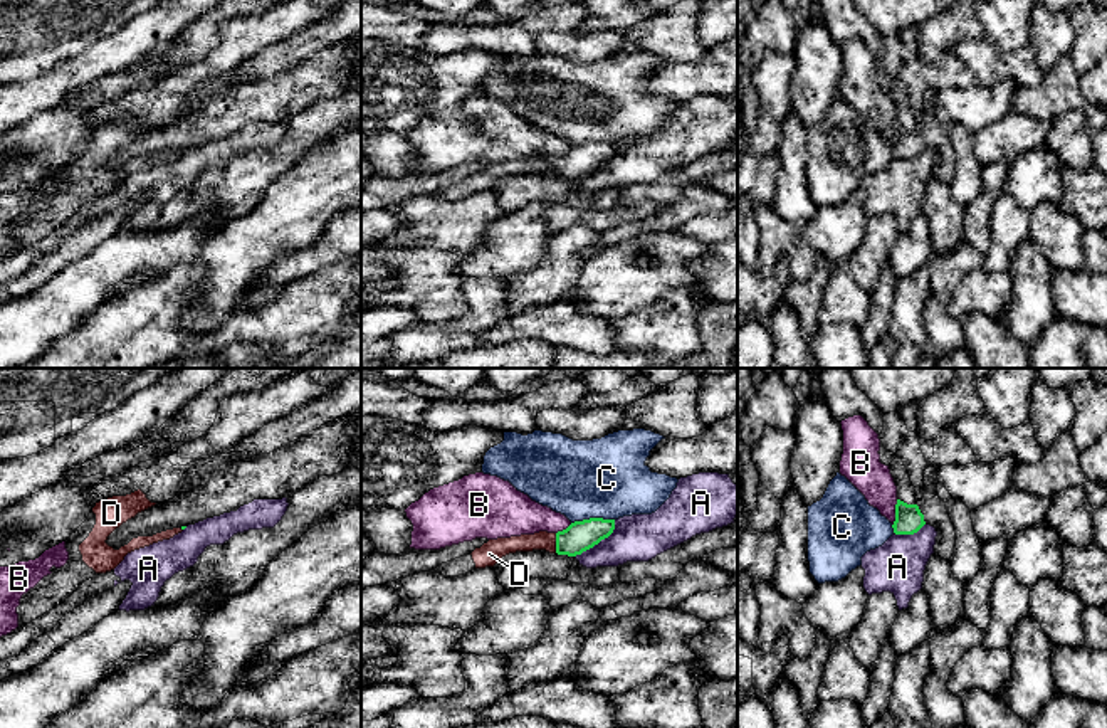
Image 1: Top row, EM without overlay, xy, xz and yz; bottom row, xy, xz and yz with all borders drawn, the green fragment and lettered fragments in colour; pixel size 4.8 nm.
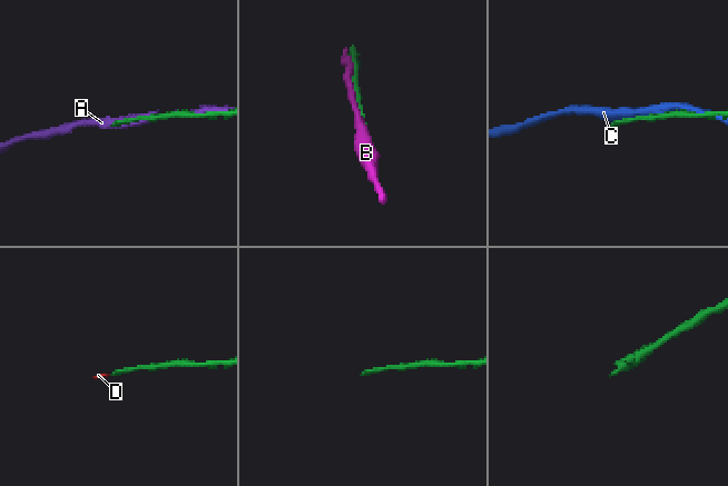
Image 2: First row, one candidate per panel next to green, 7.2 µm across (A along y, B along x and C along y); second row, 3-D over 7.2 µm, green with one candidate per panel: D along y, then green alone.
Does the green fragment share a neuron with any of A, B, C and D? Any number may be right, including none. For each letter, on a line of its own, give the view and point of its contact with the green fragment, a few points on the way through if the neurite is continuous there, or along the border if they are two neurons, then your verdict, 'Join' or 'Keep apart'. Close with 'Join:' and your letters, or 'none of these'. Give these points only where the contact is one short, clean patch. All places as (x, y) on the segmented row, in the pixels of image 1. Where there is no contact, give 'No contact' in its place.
A: Touches green at xz (598, 542). Keep apart
B: Touches green at yz (896, 513). Keep apart
C: Touches green at xz (592, 518). Keep apart
D: Touches green at xz (556, 543). Path across: xz (578, 537), (571, 542), (556, 543), (543, 540). Join
Join: D

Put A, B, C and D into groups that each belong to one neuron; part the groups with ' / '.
A / B / C / D

